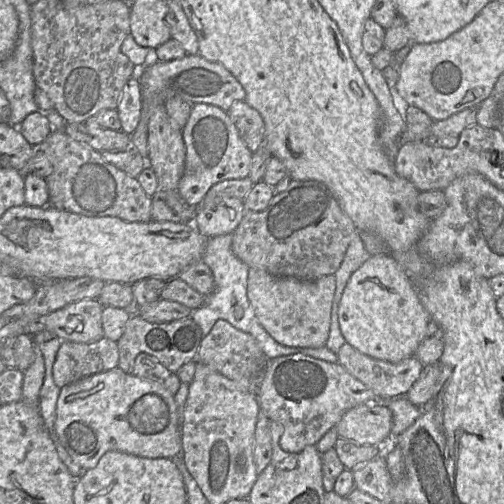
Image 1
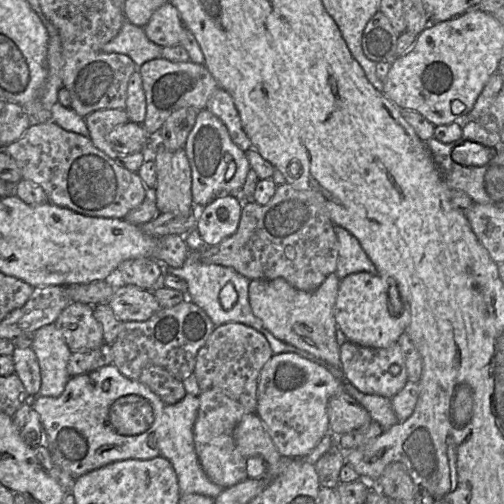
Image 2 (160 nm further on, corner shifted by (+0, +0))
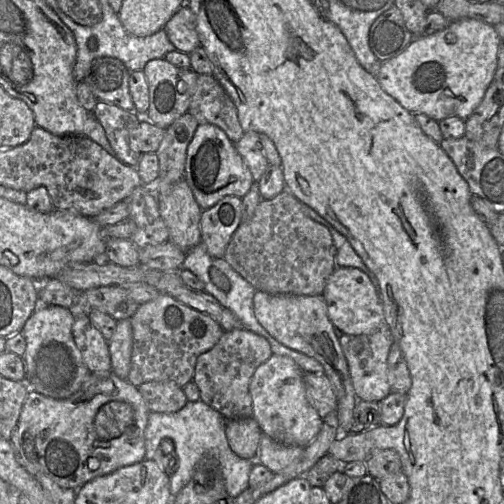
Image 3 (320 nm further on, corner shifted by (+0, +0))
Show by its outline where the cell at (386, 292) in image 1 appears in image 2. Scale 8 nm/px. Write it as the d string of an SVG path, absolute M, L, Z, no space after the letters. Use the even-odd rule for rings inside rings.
M368 272L352 273L340 280L334 316L337 328L341 329L348 341L364 347L387 348L396 343L406 329L406 326L399 321L399 318L392 316L388 310L387 276L374 275Z

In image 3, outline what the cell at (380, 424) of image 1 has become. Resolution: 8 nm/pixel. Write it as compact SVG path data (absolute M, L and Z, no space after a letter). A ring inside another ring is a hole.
M304 372L303 381L309 404L322 419L329 413L337 411L337 397L331 381L325 374Z

